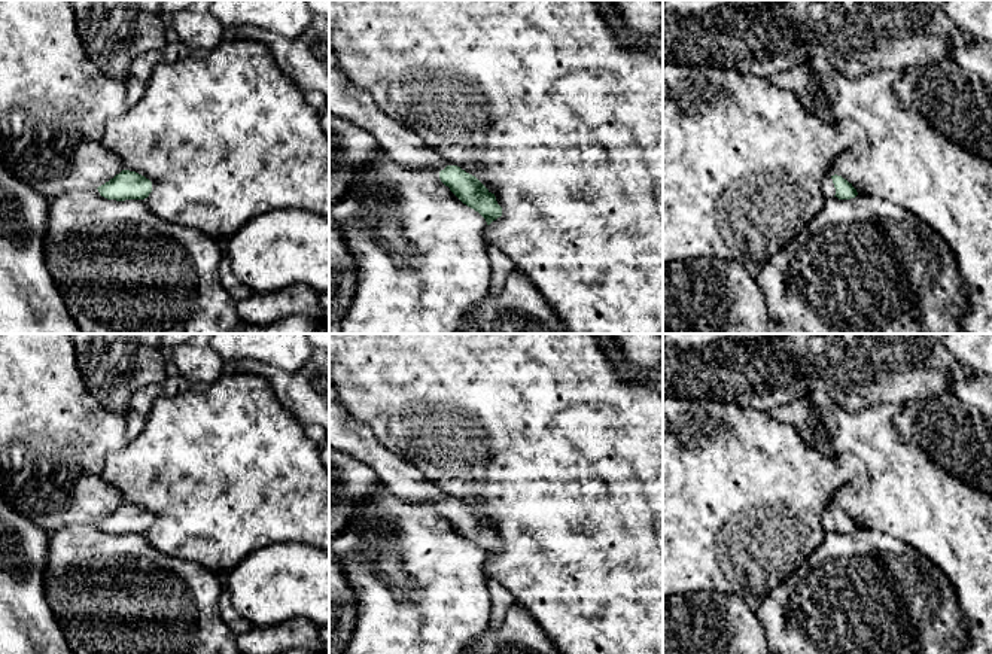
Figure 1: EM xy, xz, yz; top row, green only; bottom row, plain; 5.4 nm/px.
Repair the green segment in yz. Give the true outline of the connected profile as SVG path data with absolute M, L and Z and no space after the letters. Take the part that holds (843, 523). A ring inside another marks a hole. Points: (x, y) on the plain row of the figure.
M827 508L822 514L822 526L825 532L837 530L839 533L850 533L858 529L856 523L842 509Z

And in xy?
M122 504L97 523L107 533L144 533L152 526L152 515L136 505Z

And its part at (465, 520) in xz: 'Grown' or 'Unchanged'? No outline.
Grown

